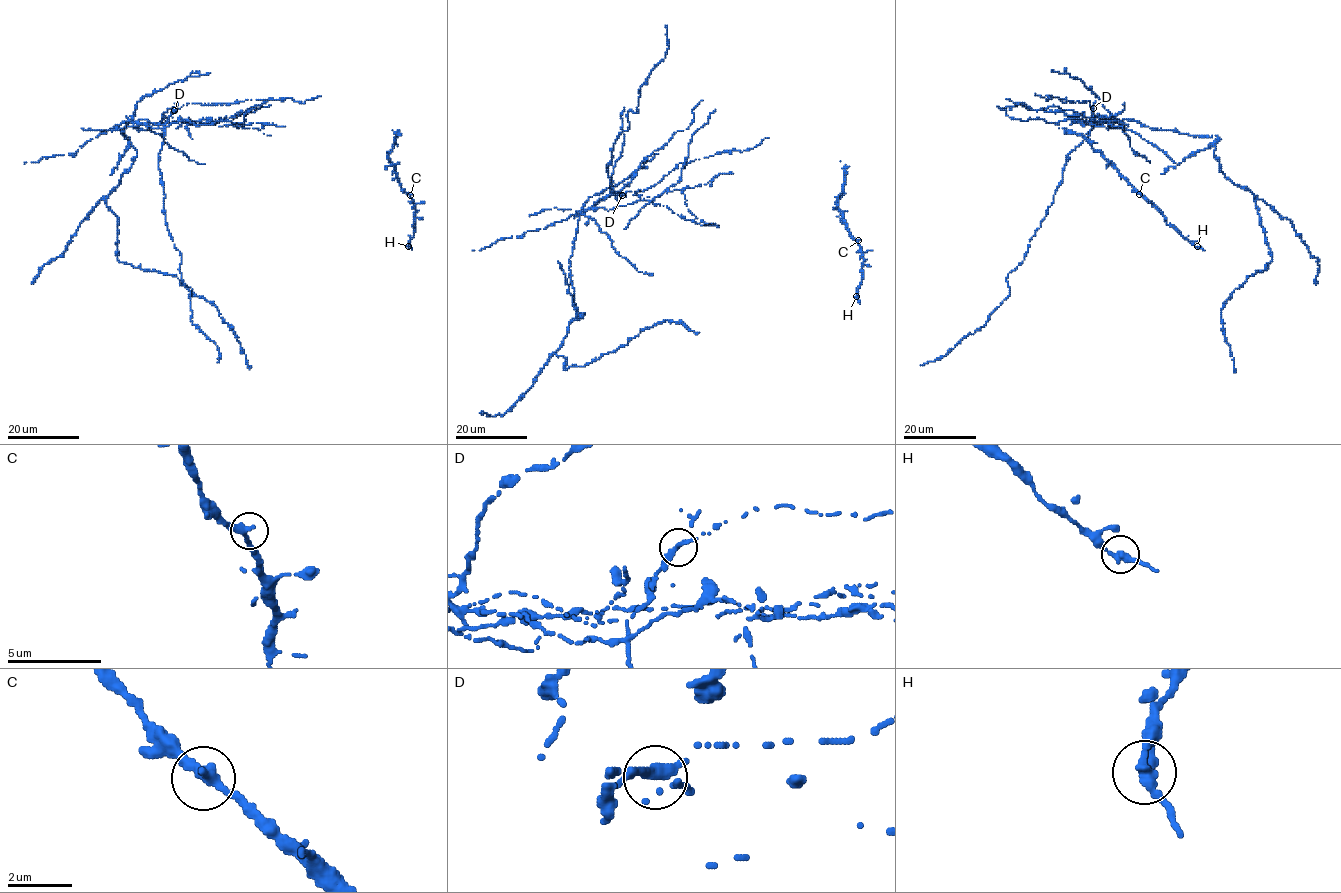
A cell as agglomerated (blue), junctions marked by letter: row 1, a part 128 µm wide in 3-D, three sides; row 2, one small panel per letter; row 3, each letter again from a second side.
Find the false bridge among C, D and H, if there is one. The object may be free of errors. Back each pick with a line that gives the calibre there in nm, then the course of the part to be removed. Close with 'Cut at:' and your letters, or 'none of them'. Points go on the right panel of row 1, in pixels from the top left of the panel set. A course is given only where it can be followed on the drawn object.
D: 320 nm thick; foreign part runs (1093, 108), (1094, 127), (1131, 119), (1217, 136), (1220, 169), (1253, 194), (1271, 260), (1222, 307), (1234, 373)
Cut at: D

